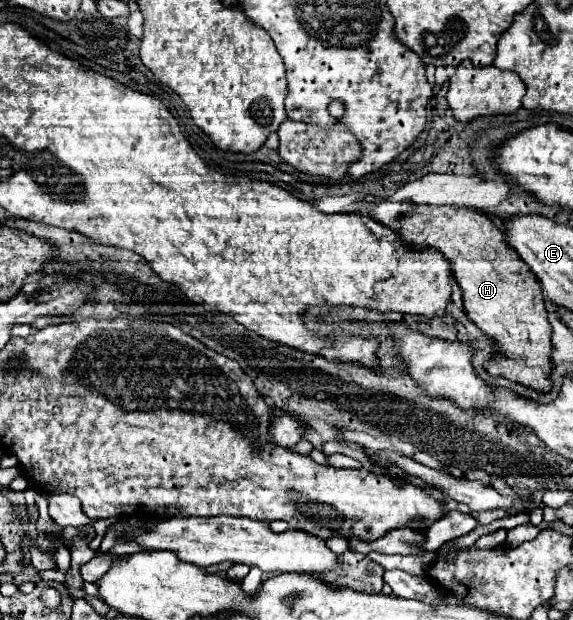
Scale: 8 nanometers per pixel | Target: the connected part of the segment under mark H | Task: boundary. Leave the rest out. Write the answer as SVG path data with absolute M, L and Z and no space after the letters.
M412 206L400 216L400 228L398 228L400 240L408 244L412 250L424 250L424 248L436 248L440 250L452 264L456 282L462 288L462 300L464 310L468 318L486 334L494 344L494 360L486 362L484 368L492 376L508 378L516 384L522 384L526 388L532 388L536 392L550 392L550 370L552 370L552 326L548 322L548 310L544 304L544 294L540 290L538 278L528 270L526 262L520 260L520 256L506 246L502 230L496 228L496 224L480 210L474 208L458 208L458 206Z

